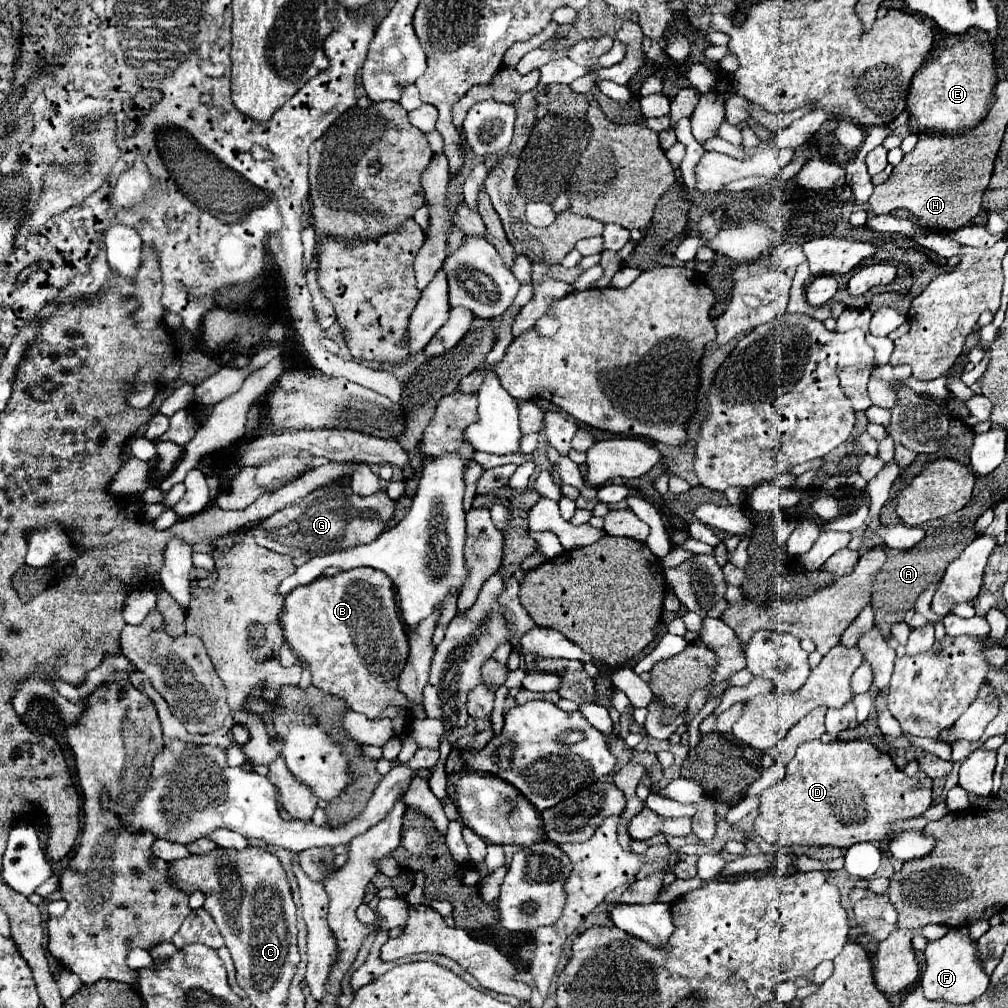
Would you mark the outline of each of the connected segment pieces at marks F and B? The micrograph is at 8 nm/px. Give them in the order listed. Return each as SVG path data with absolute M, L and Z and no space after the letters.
M951 928L941 940L929 942L923 952L923 960L925 964L921 972L921 986L923 986L925 998L929 1000L971 1004L989 986L989 974L981 964L977 940L969 936L967 928Z
M363 566L339 572L333 578L321 576L311 584L299 586L285 596L281 626L285 630L285 640L297 652L297 656L309 664L313 684L327 694L343 698L353 712L361 712L367 718L377 718L389 706L399 710L407 710L411 706L409 700L405 700L405 696L397 690L397 678L407 662L409 646L405 626L395 606L393 582L387 574Z

